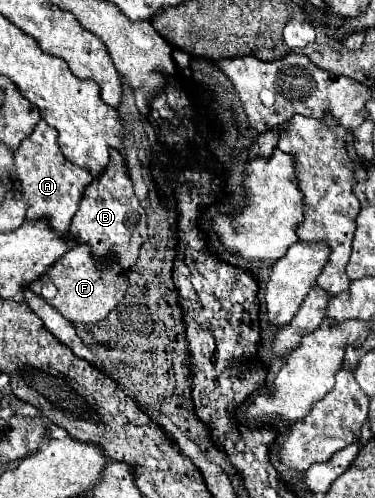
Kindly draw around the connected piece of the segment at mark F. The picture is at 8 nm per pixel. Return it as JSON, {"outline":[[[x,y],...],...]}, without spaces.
{"outline":[[[75,245],[65,257],[61,257],[45,275],[41,275],[37,281],[29,283],[29,287],[51,303],[61,315],[65,315],[71,323],[97,323],[101,321],[111,309],[115,309],[129,287],[129,273],[131,271],[113,271],[113,259],[107,257],[99,263],[91,253],[89,245]]]}

